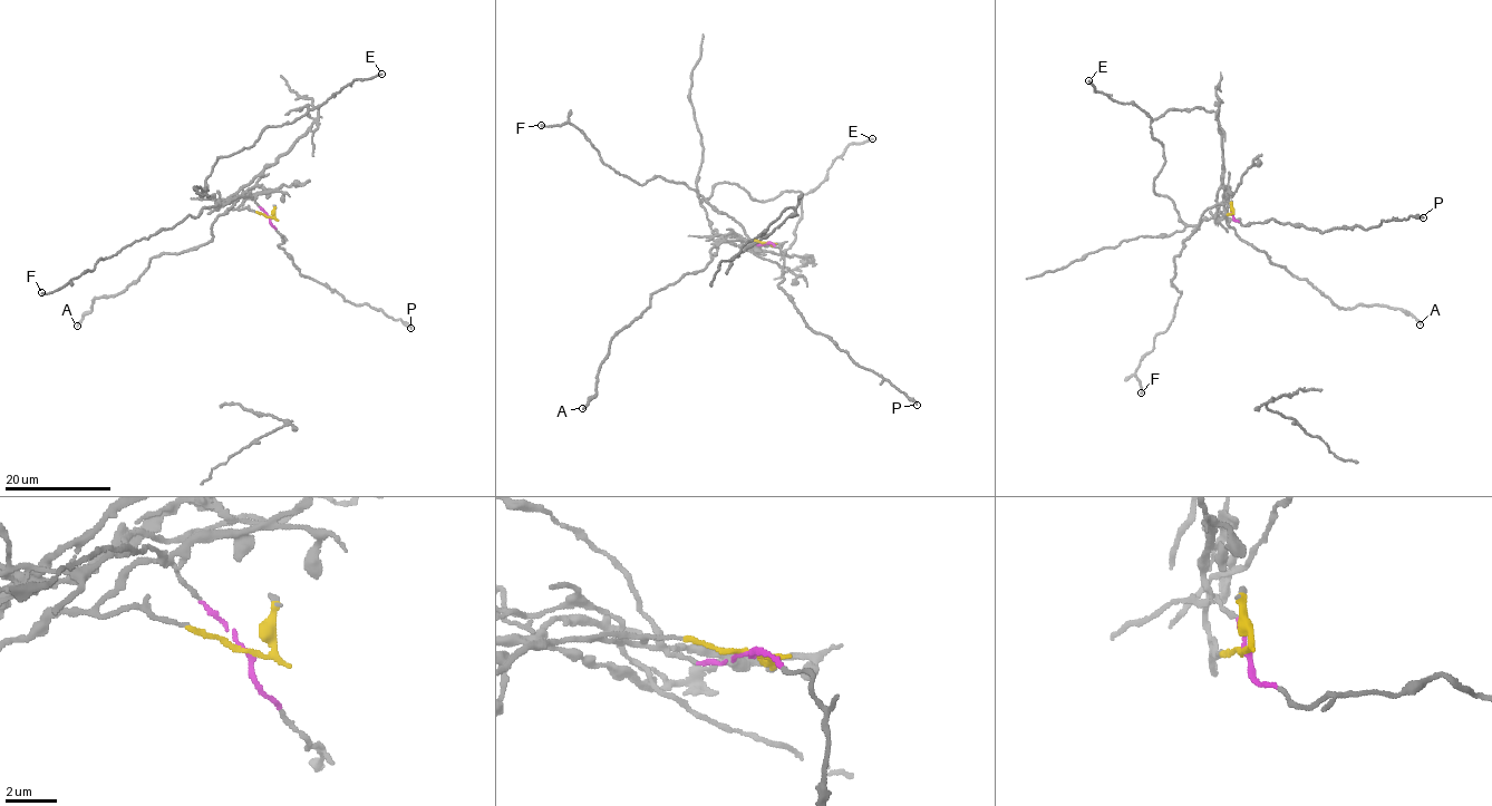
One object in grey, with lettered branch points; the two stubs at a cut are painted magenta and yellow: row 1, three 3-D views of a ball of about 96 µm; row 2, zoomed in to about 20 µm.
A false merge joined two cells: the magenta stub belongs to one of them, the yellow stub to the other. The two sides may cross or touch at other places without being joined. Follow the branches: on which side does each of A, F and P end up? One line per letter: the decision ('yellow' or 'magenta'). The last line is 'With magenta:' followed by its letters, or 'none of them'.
A: yellow
F: magenta
P: magenta
With magenta: F, P

